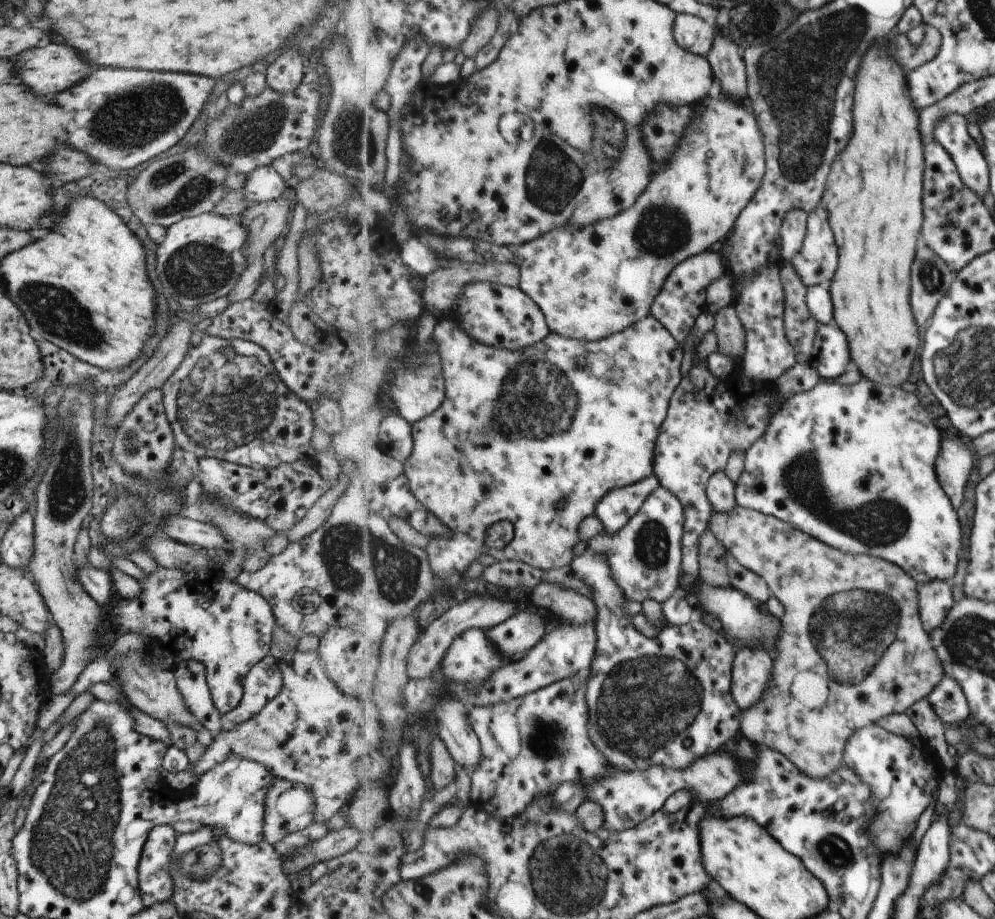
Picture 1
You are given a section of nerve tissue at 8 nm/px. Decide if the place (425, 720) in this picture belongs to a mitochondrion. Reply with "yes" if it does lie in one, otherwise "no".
no

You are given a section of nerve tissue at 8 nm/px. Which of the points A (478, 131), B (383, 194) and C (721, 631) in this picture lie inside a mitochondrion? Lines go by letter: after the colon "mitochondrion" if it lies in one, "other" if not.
A: other
B: other
C: other

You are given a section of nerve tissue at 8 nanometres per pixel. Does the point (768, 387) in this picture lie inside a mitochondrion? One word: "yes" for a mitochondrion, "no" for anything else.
no

